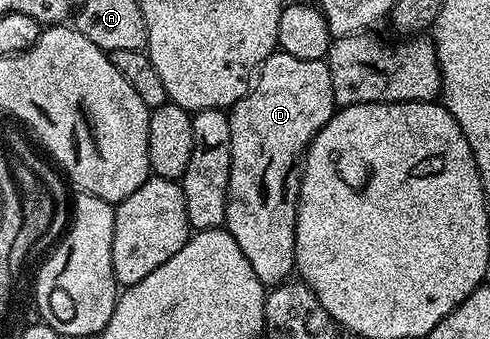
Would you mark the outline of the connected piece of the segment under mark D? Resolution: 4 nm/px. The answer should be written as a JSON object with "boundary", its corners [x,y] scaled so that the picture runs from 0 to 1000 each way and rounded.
{"boundary":[[[561,147],[553,153],[551,168],[531,192],[522,212],[522,233],[516,239],[514,257],[500,283],[492,283],[482,304],[467,322],[465,339],[469,369],[473,372],[473,490],[469,493],[469,522],[465,525],[465,572],[461,575],[461,658],[457,664],[463,684],[473,690],[473,702],[482,702],[482,726],[490,726],[490,737],[498,737],[498,761],[506,761],[506,773],[514,785],[514,796],[522,796],[522,820],[531,820],[531,832],[545,844],[567,844],[586,823],[590,802],[602,799],[600,752],[604,749],[604,631],[608,628],[608,549],[610,522],[602,516],[604,484],[600,496],[600,472],[614,475],[627,437],[633,434],[637,407],[645,407],[645,395],[665,363],[682,345],[686,310],[682,301],[682,268],[678,265],[678,218],[673,215],[673,192],[665,177],[631,177],[629,171],[596,171],[596,159]]]}

